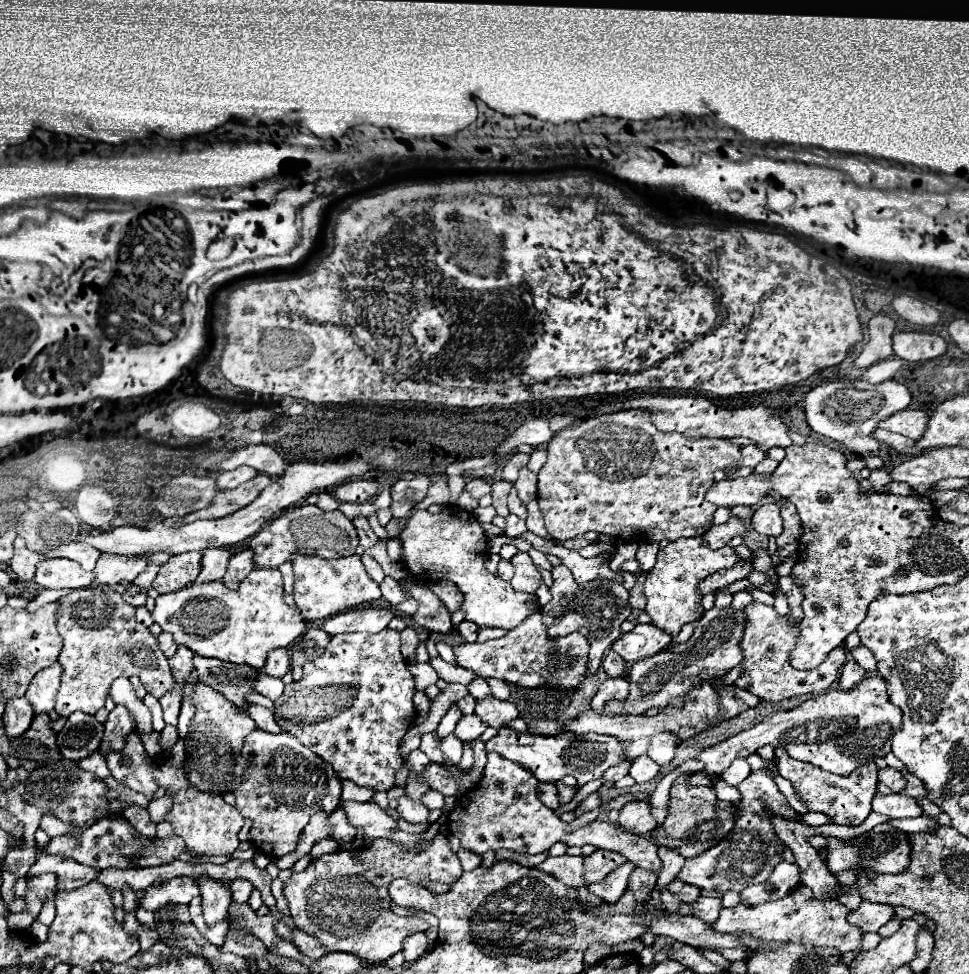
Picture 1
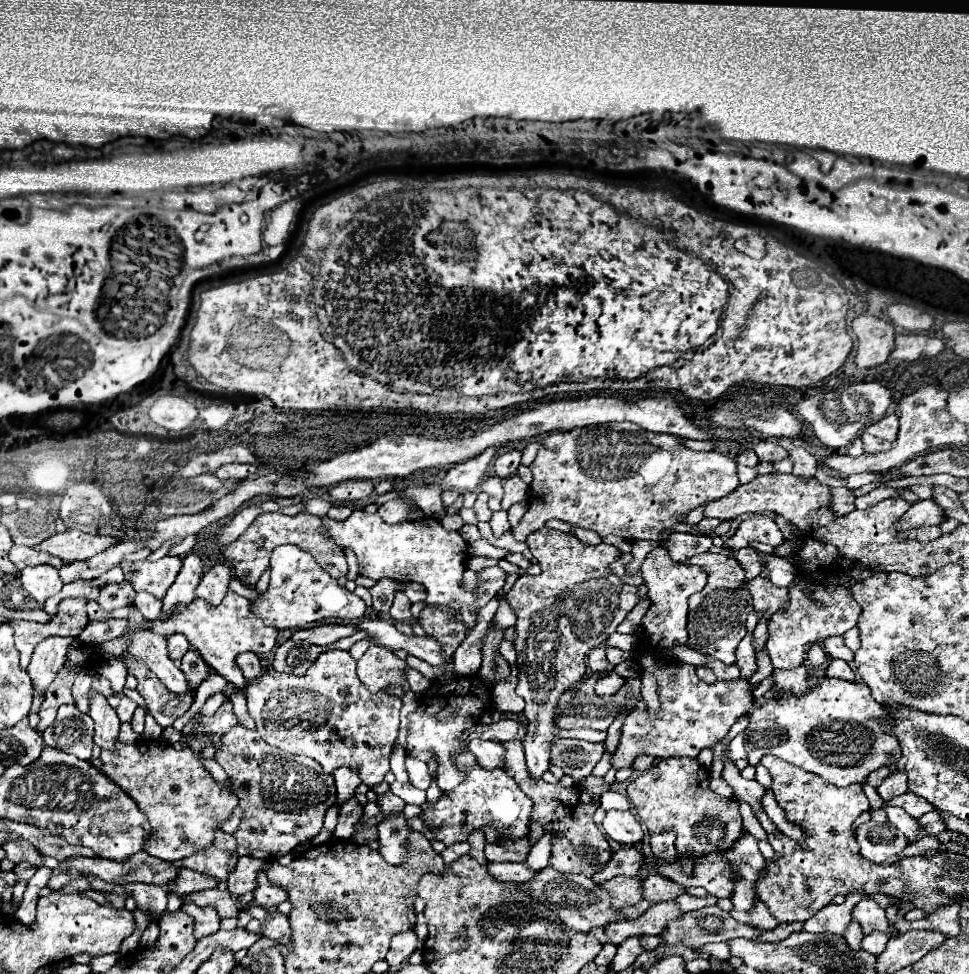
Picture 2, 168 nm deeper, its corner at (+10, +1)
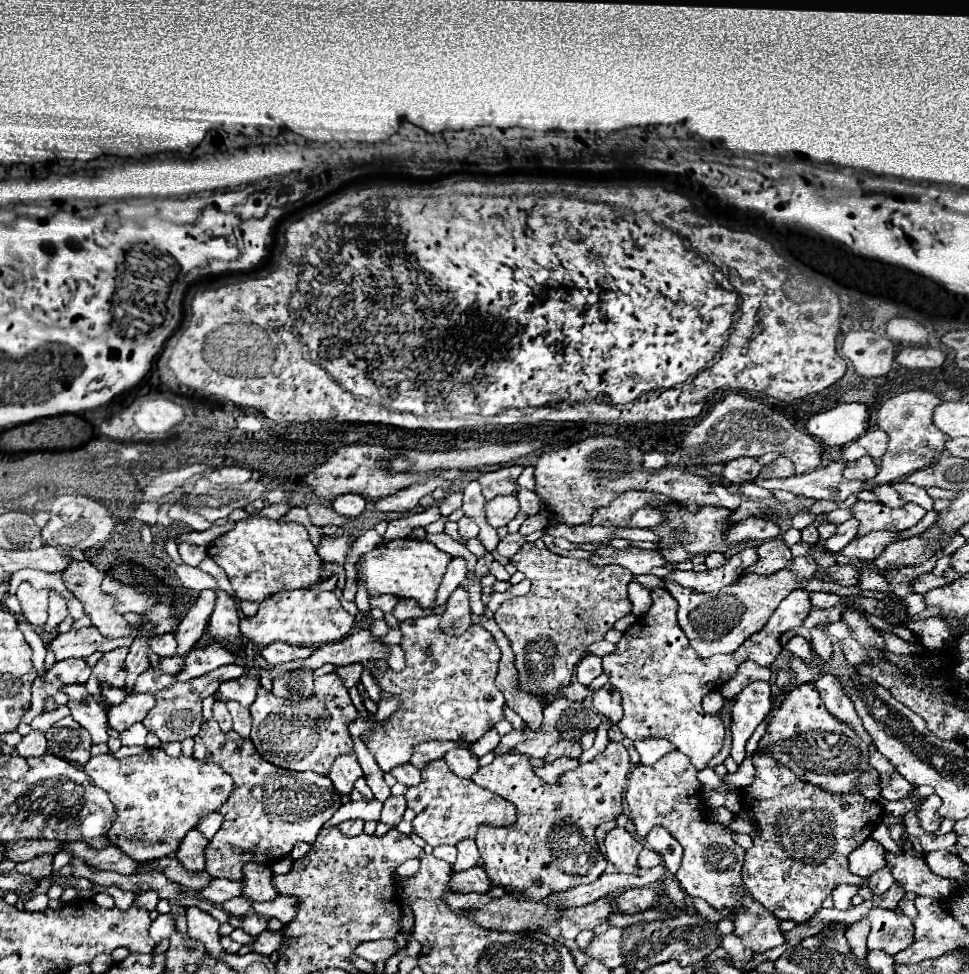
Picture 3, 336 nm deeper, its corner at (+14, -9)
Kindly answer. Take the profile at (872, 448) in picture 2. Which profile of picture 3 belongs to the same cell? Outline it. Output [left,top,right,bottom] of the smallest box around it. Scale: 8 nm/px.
[844,456,878,480]

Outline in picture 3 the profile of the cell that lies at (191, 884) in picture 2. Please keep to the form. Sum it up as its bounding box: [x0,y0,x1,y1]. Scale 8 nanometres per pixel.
[198,880,240,904]

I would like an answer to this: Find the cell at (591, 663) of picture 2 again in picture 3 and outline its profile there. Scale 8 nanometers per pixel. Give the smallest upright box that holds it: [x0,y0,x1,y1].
[576,654,602,686]

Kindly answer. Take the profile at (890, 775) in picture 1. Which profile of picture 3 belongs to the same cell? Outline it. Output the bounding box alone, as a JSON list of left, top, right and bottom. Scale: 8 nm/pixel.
[880,772,912,800]

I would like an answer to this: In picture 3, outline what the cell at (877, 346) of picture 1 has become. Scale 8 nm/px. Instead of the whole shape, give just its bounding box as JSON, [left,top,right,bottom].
[842,330,894,376]

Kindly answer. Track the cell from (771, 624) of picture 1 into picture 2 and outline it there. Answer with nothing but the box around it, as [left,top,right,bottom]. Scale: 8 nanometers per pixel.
[772,668,812,694]

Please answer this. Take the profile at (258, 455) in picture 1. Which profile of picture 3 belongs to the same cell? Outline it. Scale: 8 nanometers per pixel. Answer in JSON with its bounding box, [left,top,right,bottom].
[142,464,210,502]

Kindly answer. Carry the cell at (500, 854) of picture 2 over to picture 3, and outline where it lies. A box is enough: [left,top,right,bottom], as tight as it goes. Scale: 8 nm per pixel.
[474,742,630,898]

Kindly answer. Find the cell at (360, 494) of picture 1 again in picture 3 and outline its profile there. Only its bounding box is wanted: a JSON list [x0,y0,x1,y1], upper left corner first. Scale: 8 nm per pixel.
[332,494,366,516]

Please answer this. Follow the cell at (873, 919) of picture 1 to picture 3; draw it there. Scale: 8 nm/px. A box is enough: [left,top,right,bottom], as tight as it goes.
[866,908,914,954]

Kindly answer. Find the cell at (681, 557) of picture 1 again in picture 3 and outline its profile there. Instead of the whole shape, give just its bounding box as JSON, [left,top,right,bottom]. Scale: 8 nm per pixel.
[602,588,810,770]

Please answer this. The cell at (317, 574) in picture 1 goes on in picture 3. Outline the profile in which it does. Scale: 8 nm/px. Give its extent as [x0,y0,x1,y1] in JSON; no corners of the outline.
[240,588,354,646]

